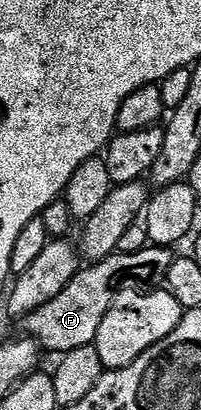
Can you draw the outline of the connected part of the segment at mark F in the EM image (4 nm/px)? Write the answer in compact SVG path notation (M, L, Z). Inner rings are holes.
M150 244L134 254L116 253L104 258L102 262L86 265L77 271L71 284L67 284L67 288L63 288L63 292L59 292L55 300L47 300L43 308L35 308L35 312L25 315L24 333L48 353L50 350L54 356L66 354L75 348L94 345L99 324L103 324L103 316L107 316L118 294L124 290L160 287L165 281L165 273L171 268L174 257L172 249Z

